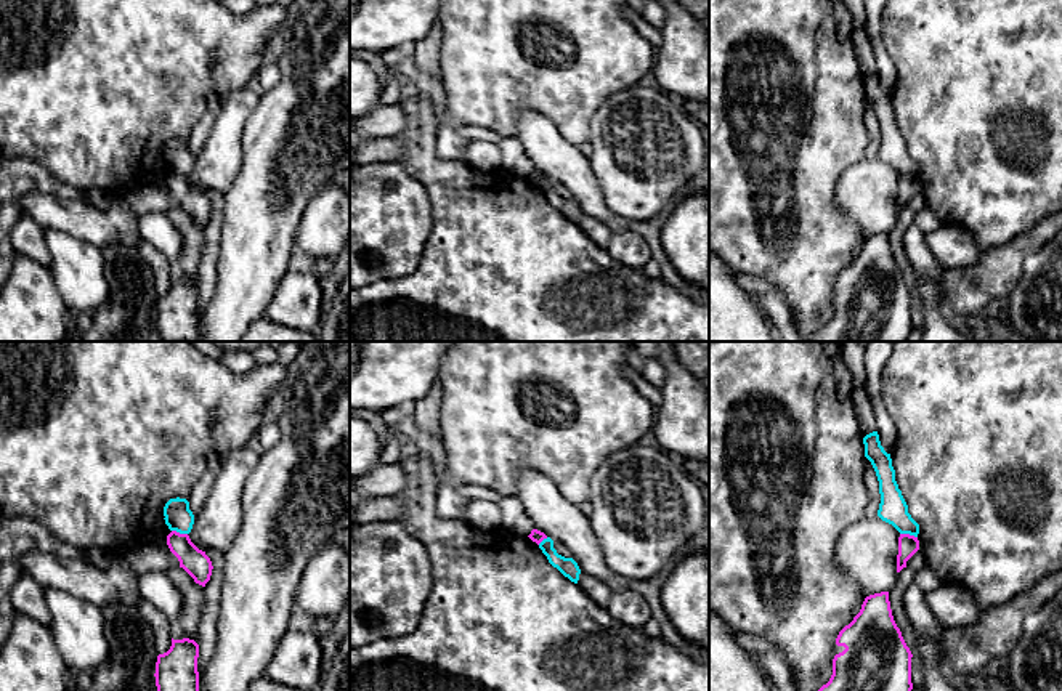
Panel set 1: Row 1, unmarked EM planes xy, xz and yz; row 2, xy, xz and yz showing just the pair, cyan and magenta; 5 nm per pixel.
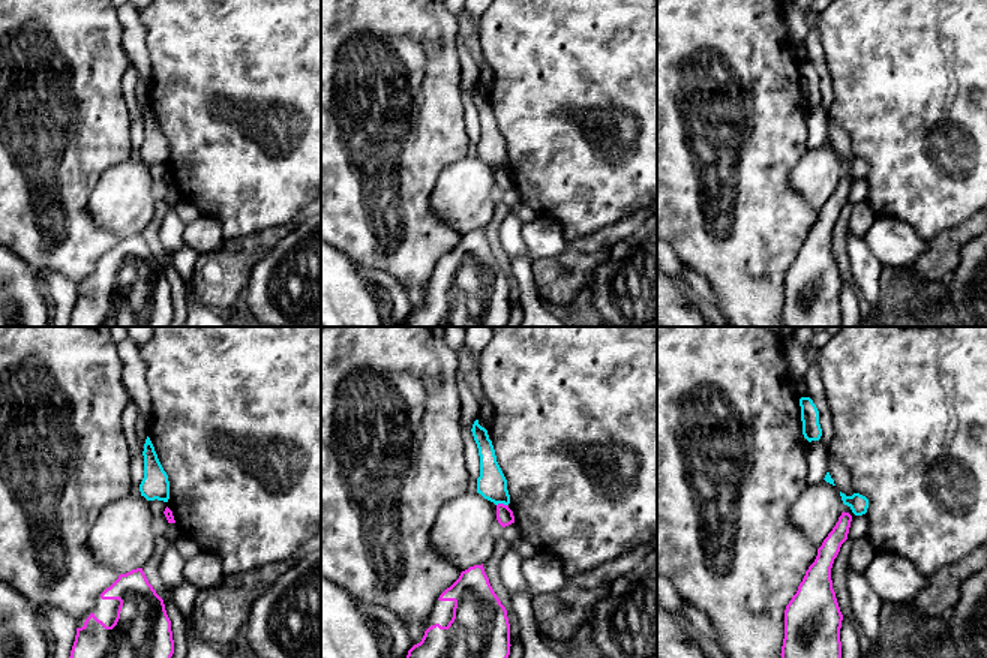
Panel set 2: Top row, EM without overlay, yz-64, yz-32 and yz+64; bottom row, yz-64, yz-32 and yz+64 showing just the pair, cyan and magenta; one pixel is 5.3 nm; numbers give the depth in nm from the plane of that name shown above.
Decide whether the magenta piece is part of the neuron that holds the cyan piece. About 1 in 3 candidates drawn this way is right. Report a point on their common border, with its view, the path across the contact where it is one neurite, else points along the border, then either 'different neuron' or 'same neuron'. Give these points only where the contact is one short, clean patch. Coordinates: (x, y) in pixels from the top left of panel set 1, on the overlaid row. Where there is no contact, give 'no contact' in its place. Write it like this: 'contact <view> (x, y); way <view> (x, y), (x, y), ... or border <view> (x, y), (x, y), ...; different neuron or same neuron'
contact yz (908, 533); border yz (900, 533), (916, 537); different neuron

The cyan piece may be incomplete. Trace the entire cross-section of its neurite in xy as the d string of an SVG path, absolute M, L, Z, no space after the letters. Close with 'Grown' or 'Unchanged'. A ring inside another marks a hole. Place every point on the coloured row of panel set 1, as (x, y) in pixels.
M170 499L164 507L164 519L170 531L189 534L194 524L194 515L186 499Z. Unchanged

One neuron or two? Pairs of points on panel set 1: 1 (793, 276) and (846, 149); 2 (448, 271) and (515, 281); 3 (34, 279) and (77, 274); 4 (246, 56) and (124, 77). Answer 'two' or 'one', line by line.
1: one
2: one
3: two
4: one

